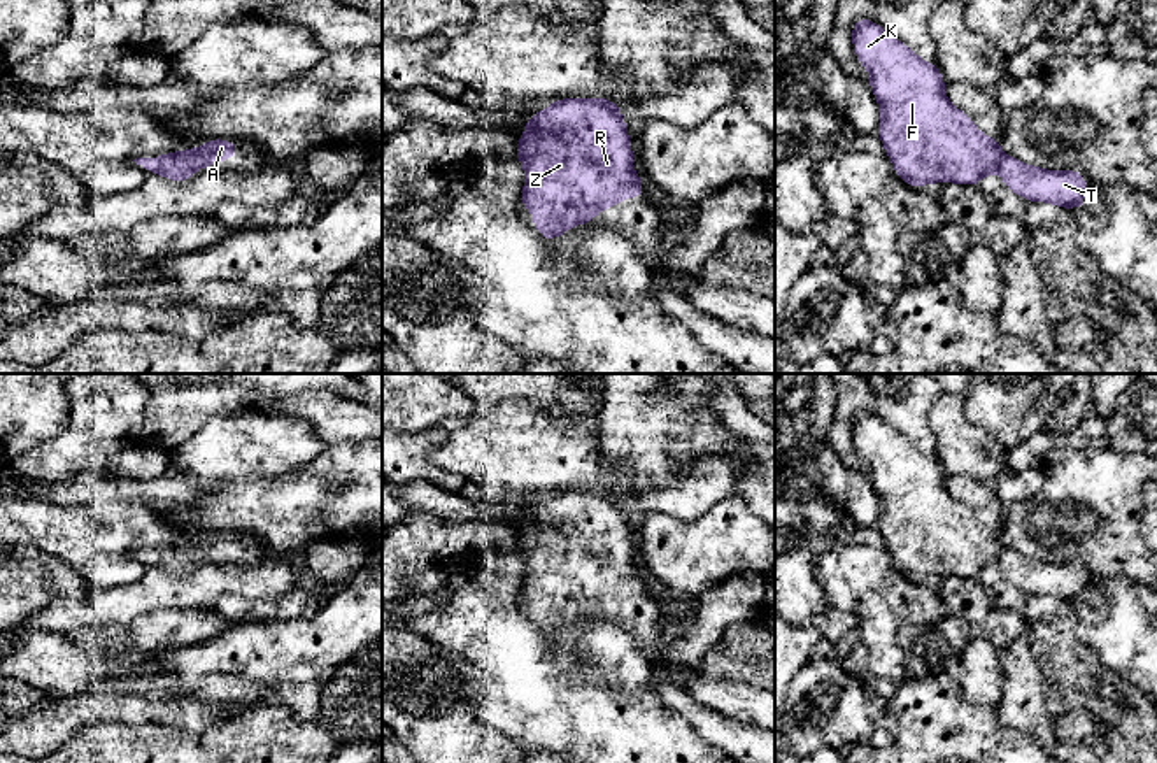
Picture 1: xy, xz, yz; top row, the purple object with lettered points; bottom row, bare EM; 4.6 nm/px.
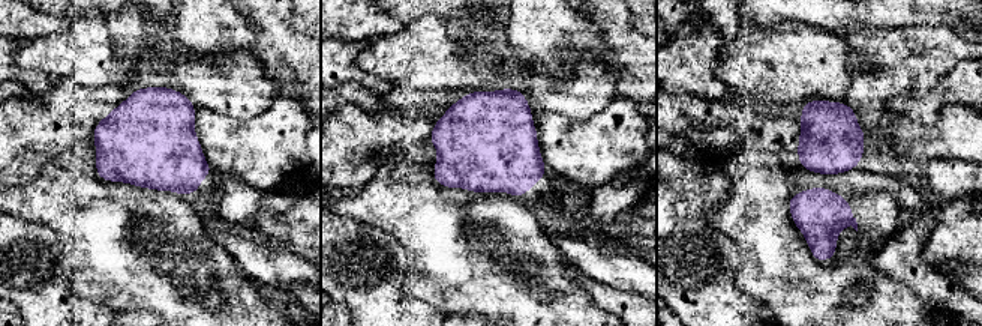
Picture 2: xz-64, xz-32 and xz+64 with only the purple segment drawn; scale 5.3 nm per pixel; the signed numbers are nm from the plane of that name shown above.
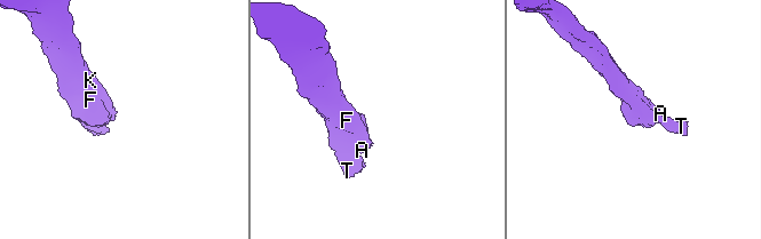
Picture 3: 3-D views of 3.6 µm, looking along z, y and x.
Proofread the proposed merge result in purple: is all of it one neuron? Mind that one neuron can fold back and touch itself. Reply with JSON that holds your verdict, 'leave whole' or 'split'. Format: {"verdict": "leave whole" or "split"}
{"verdict": "leave whole"}

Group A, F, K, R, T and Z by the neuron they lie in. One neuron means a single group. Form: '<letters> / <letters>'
A F K R T Z

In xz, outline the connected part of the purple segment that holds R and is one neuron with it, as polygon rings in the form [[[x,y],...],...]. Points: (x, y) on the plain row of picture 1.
[[[605,489],[561,491],[526,512],[515,538],[526,565],[521,596],[545,633],[624,591],[645,589],[619,502]]]

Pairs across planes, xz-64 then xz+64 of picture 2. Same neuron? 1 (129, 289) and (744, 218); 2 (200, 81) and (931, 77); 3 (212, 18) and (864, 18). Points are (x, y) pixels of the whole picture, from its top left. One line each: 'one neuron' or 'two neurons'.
1: one neuron
2: two neurons
3: two neurons

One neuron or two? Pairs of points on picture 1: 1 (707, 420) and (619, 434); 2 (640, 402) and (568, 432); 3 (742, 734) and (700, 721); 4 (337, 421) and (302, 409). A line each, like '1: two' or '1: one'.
1: one
2: two
3: one
4: one

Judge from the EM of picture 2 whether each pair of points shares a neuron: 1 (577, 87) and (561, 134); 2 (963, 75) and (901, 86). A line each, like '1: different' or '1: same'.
1: different
2: different

